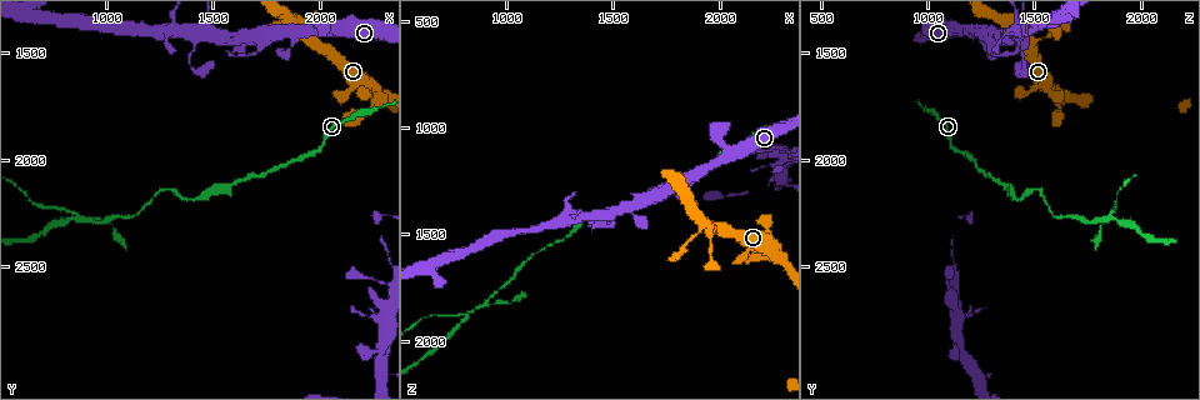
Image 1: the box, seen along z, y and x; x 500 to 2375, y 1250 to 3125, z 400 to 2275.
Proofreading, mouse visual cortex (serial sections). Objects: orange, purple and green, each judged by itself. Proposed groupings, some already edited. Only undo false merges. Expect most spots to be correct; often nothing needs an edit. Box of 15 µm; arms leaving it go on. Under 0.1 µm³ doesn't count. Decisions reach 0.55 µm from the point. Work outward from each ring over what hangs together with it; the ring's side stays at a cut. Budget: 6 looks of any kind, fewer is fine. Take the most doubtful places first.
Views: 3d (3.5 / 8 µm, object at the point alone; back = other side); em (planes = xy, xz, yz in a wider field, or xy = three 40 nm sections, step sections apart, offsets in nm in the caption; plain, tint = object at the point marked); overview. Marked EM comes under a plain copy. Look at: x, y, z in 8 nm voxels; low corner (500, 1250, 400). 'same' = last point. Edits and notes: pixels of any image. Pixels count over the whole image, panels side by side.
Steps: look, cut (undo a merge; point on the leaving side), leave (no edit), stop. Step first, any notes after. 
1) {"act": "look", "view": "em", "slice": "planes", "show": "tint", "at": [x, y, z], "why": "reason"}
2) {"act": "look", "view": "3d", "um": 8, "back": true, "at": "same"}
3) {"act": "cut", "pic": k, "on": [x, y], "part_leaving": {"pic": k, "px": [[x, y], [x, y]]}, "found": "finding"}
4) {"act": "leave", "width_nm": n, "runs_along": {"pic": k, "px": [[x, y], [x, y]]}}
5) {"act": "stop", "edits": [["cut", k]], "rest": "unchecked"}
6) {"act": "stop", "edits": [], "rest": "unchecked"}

{"act": "look", "view": "3d", "um": 3.5, "at": [880, 2270, 1840], "why": "arms part here"}

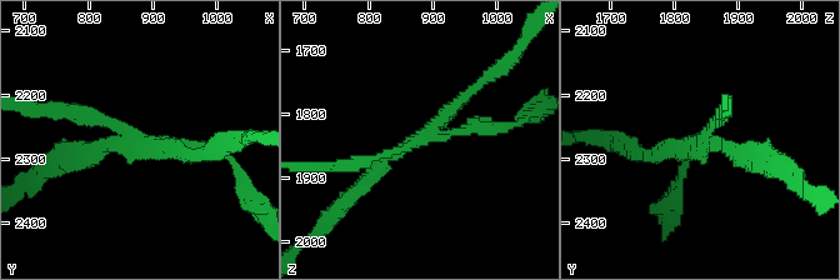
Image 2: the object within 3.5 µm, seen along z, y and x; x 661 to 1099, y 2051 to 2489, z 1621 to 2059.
{"act": "look", "view": "em", "slice": "xy", "step": 5, "show": "tint", "at": [880, 2280, 1835], "why": "shape alone is not enough"}

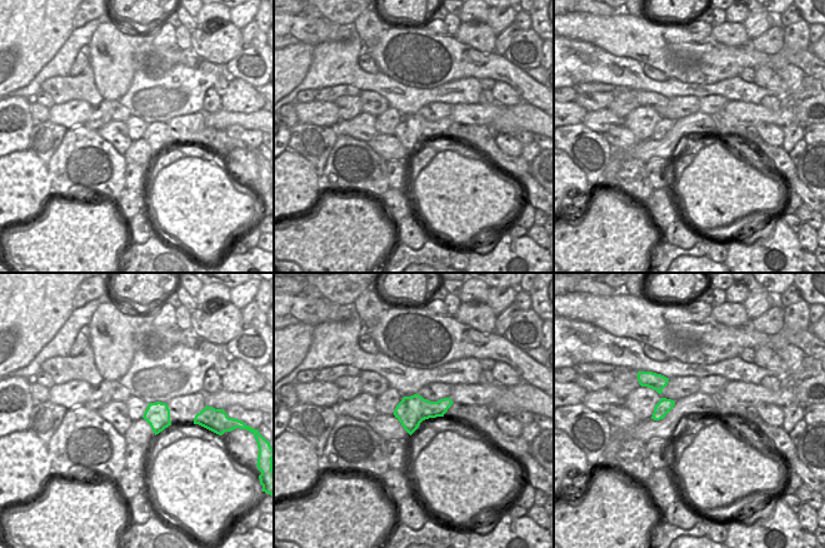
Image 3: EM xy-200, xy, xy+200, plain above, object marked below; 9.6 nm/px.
{"act": "cut", "pic": 2, "on": [76, 116], "part_leaving": {"pic": 2, "px": [[129, 134], [75, 110], [33, 110]]}, "found": "a second cell is stuck on"}

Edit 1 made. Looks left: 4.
{"act": "look", "view": "3d", "um": 8, "back": true, "at": [1730, 1460, 1300], "why": "three arms meet"}

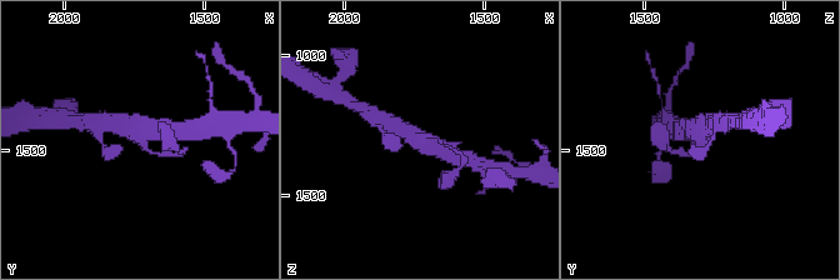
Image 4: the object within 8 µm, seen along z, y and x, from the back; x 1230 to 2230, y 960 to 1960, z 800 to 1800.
{"act": "look", "view": "em", "slice": "planes", "show": "tint", "at": [1730, 1450, 1300], "arms": 3, "arm_widths_nm": [150, 500, 500]}

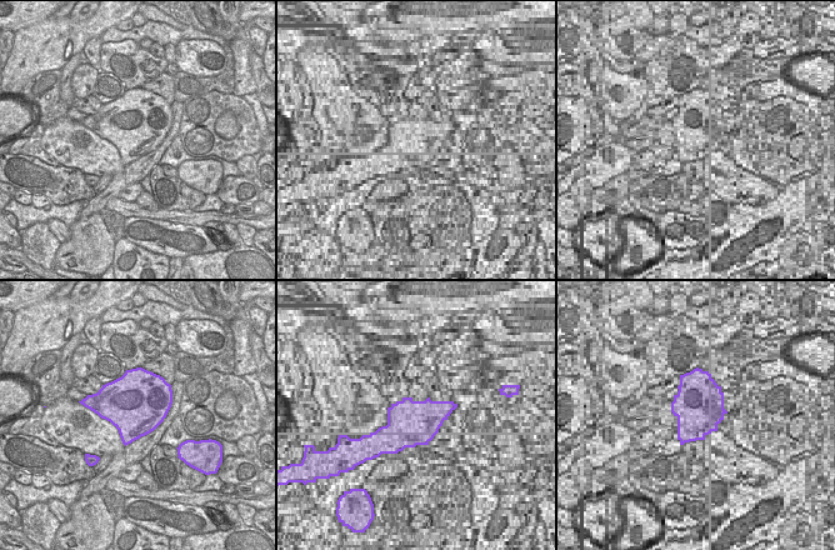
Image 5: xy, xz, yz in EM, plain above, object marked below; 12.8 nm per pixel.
{"act": "leave", "runs_along": {"pic": 4, "px": [[386, 123], [450, 155]]}, "found": "continuous, no second cell"}

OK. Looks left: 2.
{"act": "look", "view": "3d", "um": 3.5, "at": [2280, 1710, 1610], "why": "three-way junction"}

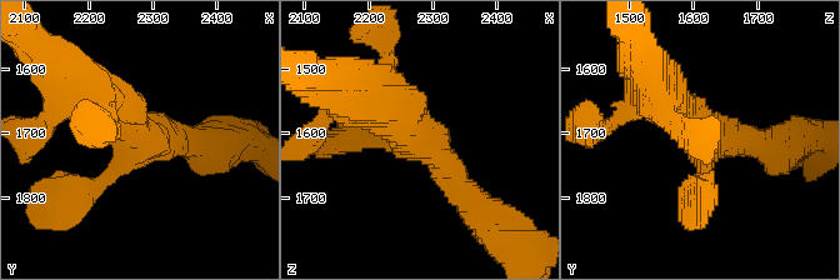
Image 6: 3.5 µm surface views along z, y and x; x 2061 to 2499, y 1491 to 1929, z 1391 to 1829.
{"act": "look", "view": "em", "slice": "xy", "step": 1, "show": "tint", "at": [2275, 1705, 1615]}

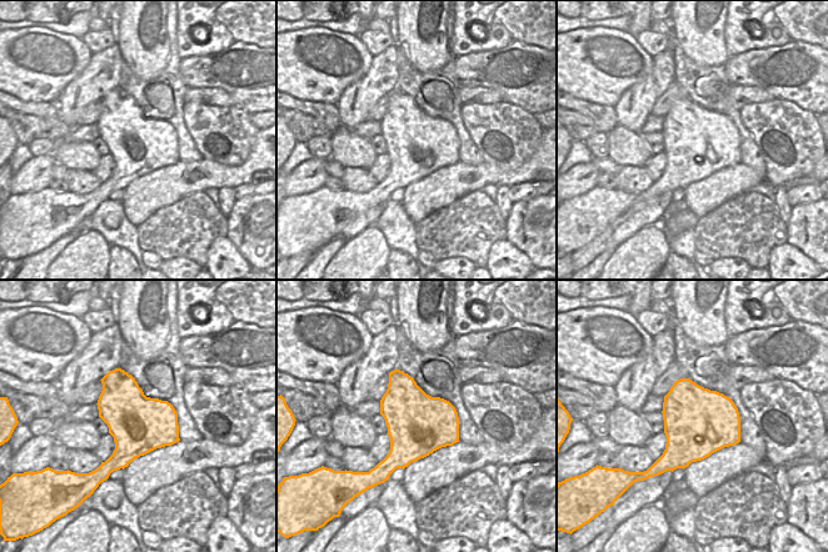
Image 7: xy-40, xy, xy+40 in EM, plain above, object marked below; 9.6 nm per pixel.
{"act": "leave", "arm_widths_nm": [150, 350, 600], "runs_along": {"pic": 6, "px": [[656, 85], [704, 139], [695, 193]]}, "found": "one cell here"}

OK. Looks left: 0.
{"act": "stop", "edits": [["cut", 2]], "rest": "unchecked"}

